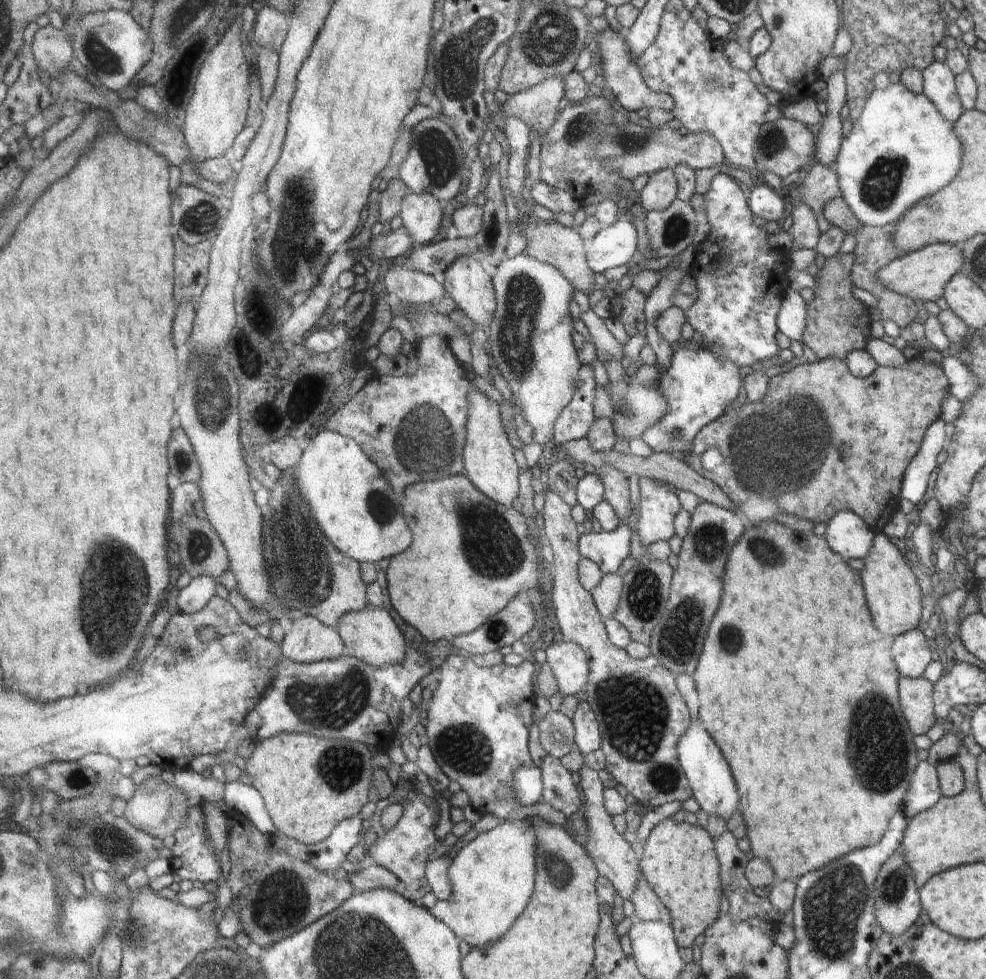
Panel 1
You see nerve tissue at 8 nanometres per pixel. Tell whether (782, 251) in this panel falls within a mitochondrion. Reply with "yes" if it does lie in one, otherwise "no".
no

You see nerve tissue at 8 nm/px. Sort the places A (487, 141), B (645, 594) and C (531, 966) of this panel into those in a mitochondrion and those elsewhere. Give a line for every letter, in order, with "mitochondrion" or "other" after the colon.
A: other
B: mitochondrion
C: other

